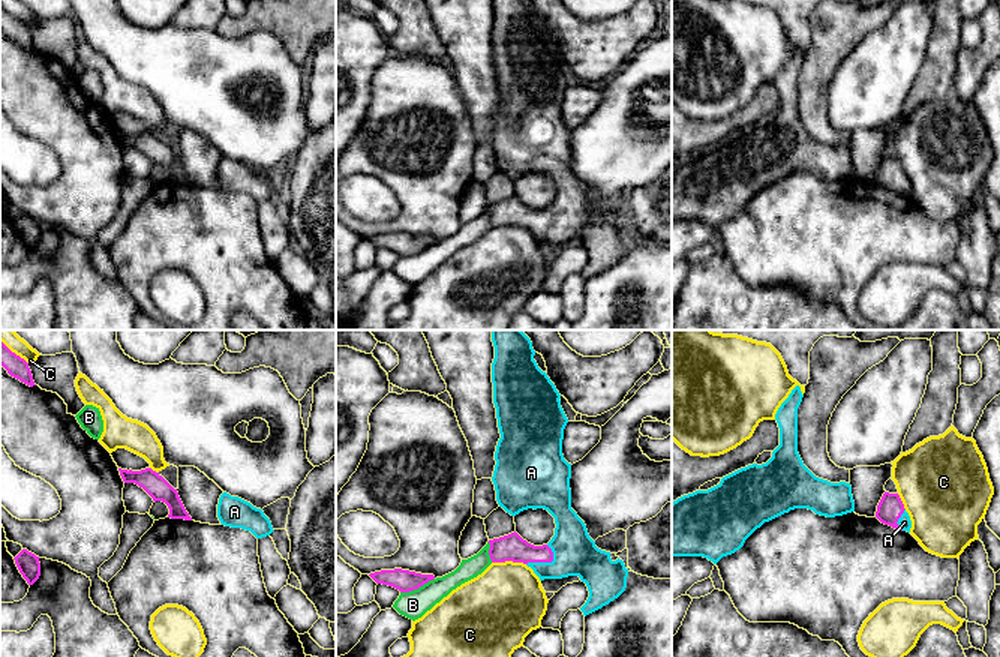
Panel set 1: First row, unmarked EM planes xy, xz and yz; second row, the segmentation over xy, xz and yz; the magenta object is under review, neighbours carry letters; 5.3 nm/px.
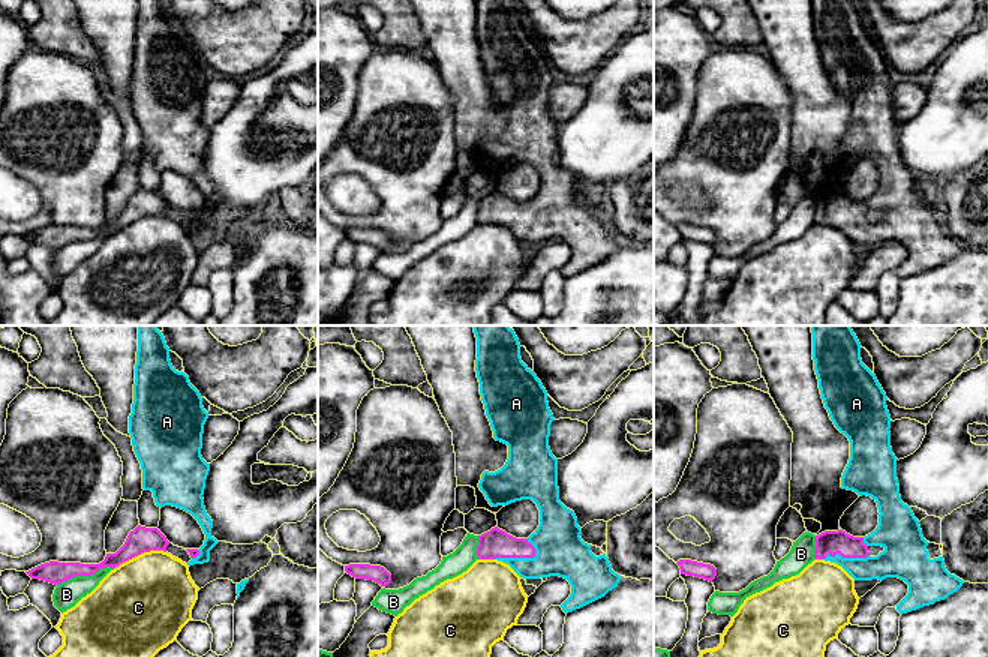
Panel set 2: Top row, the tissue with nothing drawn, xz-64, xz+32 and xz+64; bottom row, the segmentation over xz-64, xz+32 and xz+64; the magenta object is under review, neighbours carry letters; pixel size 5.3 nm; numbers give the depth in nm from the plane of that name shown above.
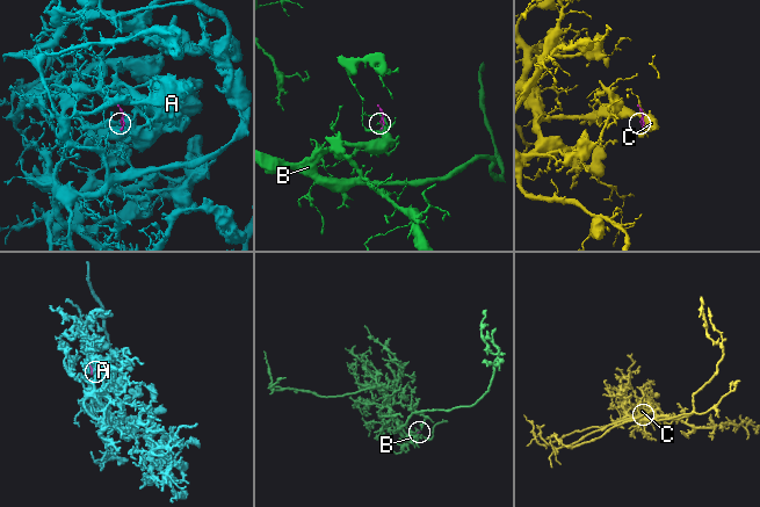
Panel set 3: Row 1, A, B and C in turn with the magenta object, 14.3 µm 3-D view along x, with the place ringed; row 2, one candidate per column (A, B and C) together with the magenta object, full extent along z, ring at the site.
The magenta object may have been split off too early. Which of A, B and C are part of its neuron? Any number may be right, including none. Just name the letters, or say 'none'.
A

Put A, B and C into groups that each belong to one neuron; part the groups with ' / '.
A / B / C

